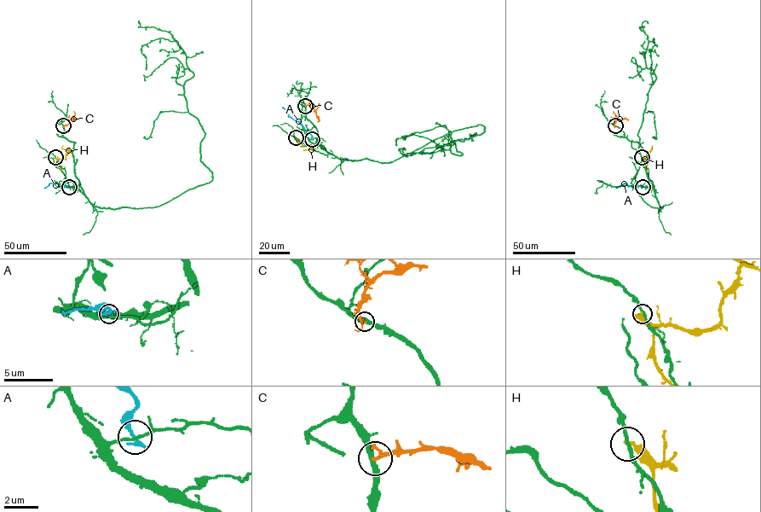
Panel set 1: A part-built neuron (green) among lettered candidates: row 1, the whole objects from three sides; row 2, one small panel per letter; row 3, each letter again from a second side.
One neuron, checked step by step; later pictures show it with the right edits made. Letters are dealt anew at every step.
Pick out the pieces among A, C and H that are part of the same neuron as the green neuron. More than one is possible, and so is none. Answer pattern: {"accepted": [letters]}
{"accepted": []}

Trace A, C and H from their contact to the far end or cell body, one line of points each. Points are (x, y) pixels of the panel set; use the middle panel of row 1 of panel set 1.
A: (312, 139), (300, 122), (290, 117), (282, 107)
C: (305, 106), (314, 106), (317, 121)
H: (296, 137), (313, 148), (304, 150)

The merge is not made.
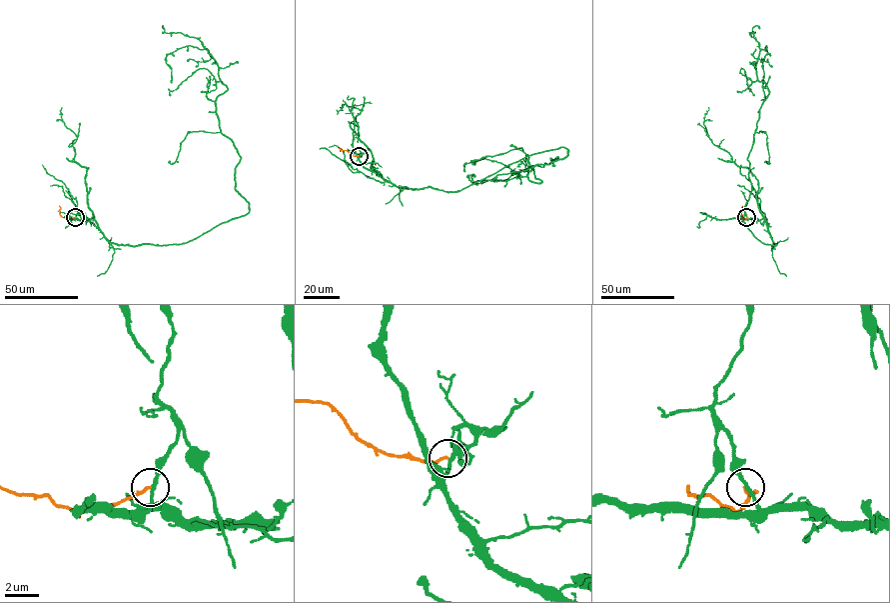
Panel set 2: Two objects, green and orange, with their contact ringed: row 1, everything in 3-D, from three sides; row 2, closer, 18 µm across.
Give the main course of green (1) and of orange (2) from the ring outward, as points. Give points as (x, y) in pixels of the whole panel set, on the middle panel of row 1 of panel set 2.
1: (360, 156), (402, 188), (452, 191), (568, 150), (528, 171), (540, 183), (530, 167), (473, 176)
2: (360, 156), (340, 151)

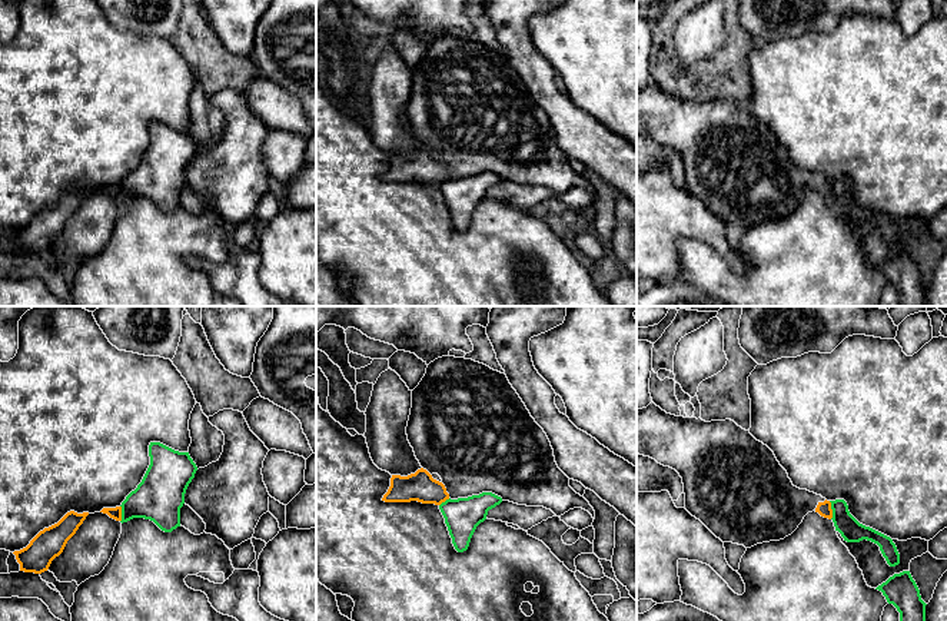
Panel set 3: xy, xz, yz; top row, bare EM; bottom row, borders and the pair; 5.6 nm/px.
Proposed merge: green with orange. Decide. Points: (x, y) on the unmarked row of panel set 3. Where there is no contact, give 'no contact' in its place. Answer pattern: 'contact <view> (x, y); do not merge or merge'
contact yz (831, 188); do not merge

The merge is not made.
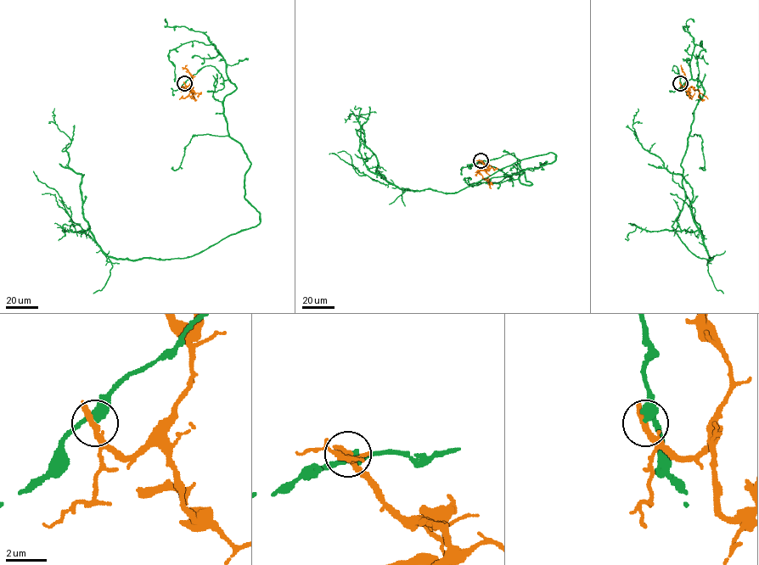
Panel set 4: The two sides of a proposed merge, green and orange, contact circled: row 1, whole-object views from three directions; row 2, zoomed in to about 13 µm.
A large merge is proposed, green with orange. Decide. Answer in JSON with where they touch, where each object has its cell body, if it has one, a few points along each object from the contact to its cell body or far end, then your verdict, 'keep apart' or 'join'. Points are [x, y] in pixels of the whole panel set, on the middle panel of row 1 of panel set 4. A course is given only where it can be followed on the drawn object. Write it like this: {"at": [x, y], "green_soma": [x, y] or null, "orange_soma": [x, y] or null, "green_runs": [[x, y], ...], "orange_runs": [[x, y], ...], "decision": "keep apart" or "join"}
{"at": [480, 160], "green_soma": null, "orange_soma": null, "green_runs": [[480, 160], [513, 153], [531, 185], [520, 174], [556, 155], [454, 192], [404, 190], [350, 119]], "orange_runs": [[480, 160], [488, 168], [479, 172], [492, 185]], "decision": "keep apart"}

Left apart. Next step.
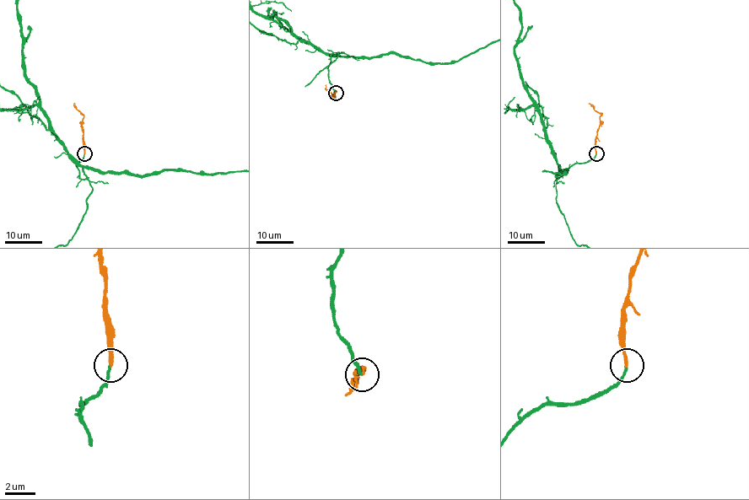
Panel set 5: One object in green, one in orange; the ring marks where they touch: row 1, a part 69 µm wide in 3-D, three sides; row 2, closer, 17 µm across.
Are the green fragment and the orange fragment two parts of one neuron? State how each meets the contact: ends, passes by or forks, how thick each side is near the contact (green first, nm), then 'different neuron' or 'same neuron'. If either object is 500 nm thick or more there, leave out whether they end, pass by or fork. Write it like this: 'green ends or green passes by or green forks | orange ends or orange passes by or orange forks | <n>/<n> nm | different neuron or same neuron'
green ends | orange ends | 160/240 nm | same neuron

